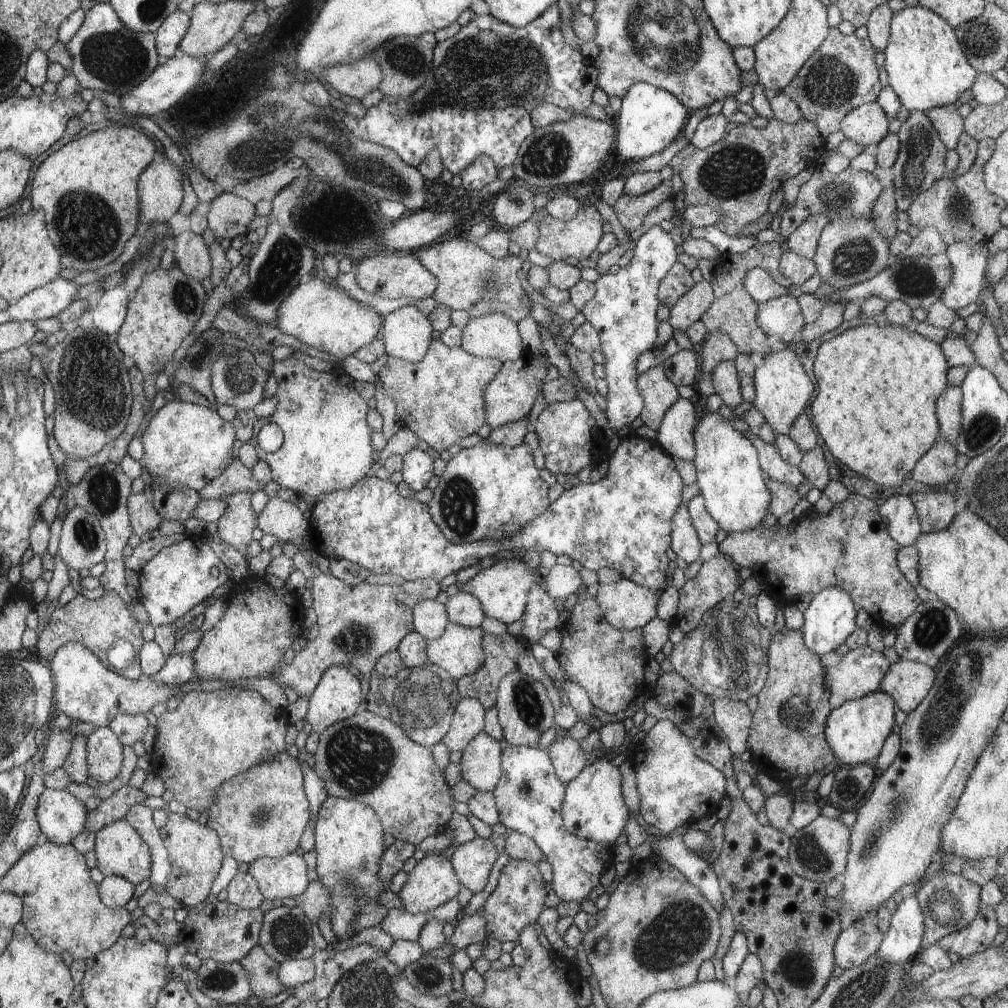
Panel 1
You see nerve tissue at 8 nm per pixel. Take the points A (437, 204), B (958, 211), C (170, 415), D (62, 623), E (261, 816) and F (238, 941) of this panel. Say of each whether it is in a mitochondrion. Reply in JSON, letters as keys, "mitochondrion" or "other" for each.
{"A":"other","B":"mitochondrion","C":"other","D":"other","E":"mitochondrion","F":"other"}

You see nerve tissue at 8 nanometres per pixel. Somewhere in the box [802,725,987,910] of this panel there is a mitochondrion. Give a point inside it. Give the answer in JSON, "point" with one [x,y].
{"point":[873,840]}

